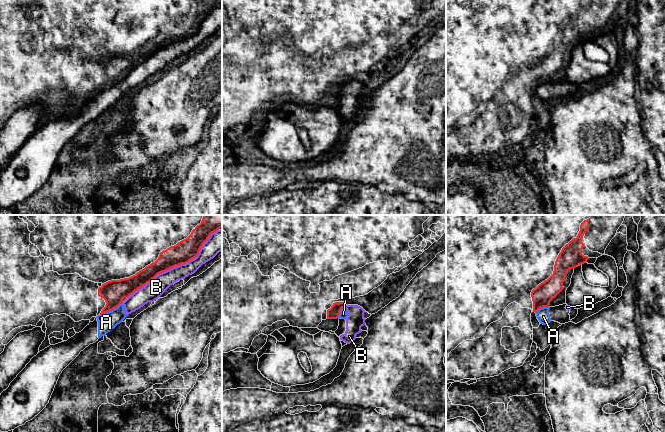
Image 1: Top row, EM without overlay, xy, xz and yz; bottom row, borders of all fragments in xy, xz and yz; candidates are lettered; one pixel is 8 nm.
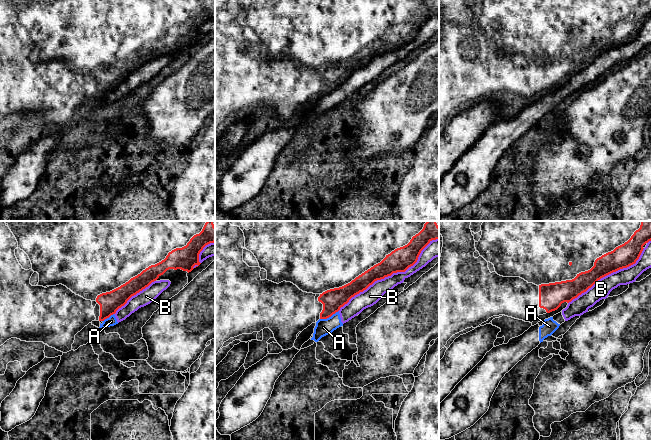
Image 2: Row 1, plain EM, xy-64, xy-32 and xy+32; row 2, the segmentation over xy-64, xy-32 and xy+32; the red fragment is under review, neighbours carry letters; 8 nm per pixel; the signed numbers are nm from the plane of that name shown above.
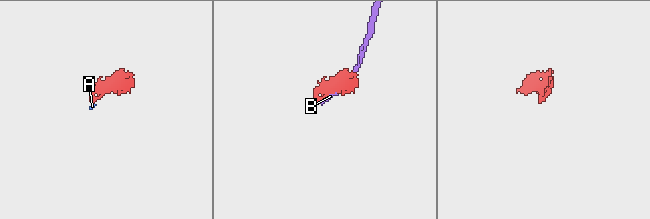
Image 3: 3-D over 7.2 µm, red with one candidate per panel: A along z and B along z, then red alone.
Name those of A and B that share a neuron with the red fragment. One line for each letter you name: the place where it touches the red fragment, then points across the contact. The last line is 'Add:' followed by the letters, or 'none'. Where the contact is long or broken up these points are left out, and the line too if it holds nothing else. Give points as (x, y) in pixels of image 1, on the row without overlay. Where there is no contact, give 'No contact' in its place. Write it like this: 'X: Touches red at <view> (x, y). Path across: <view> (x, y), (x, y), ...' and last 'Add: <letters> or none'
Add: none

